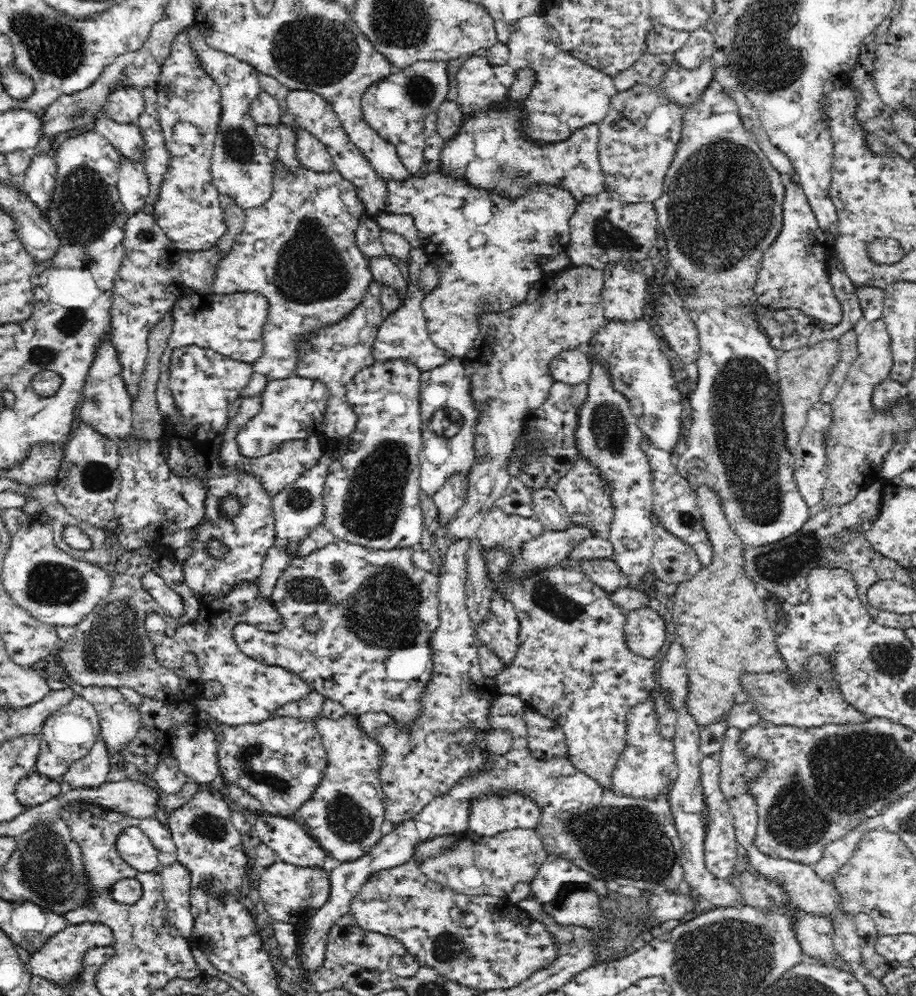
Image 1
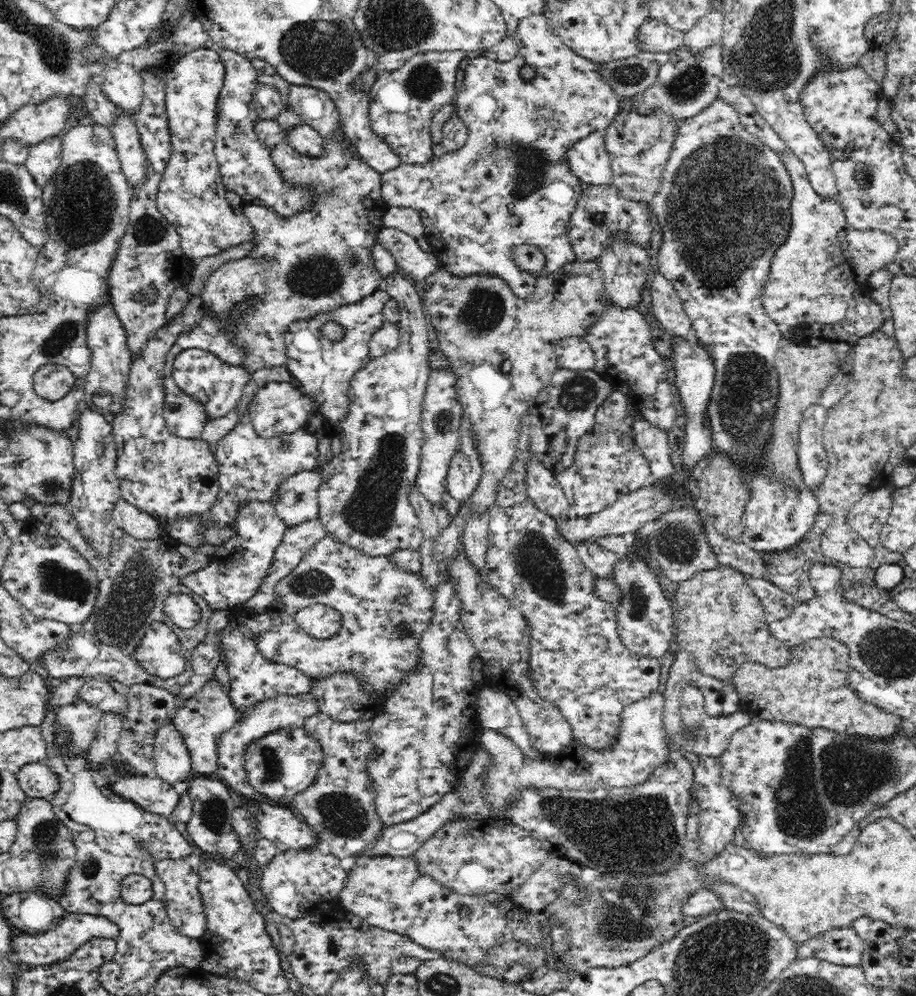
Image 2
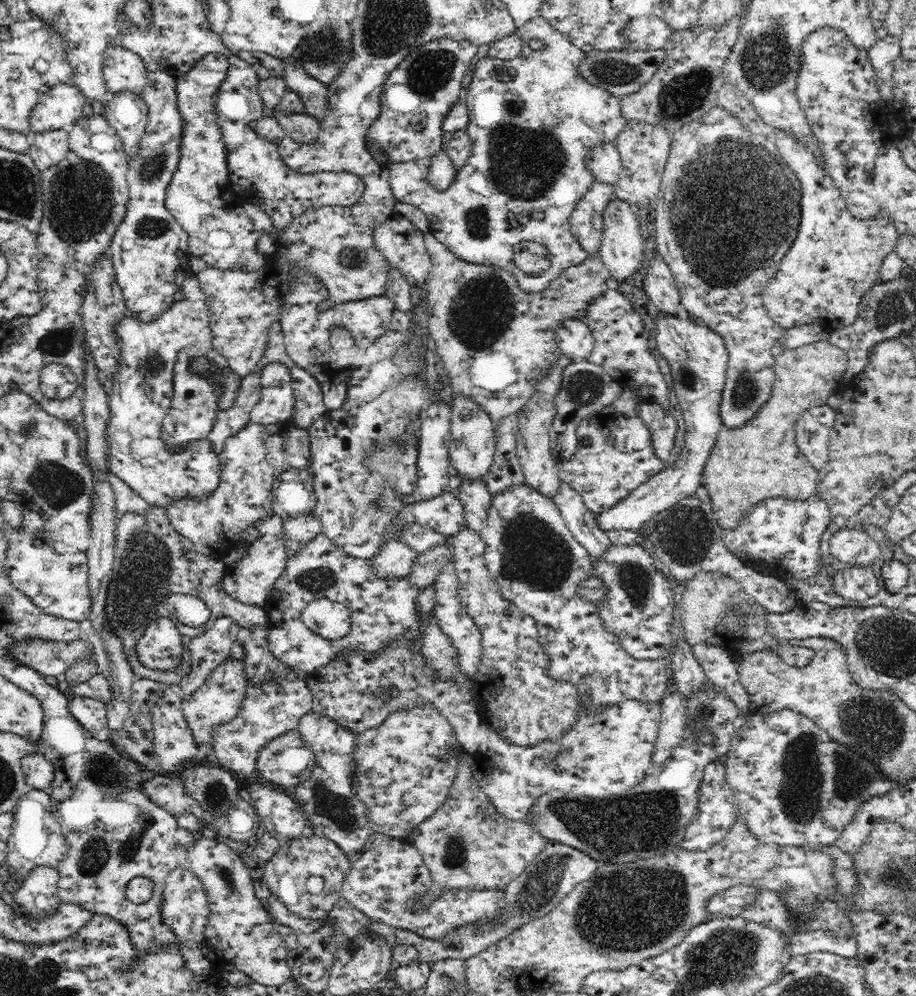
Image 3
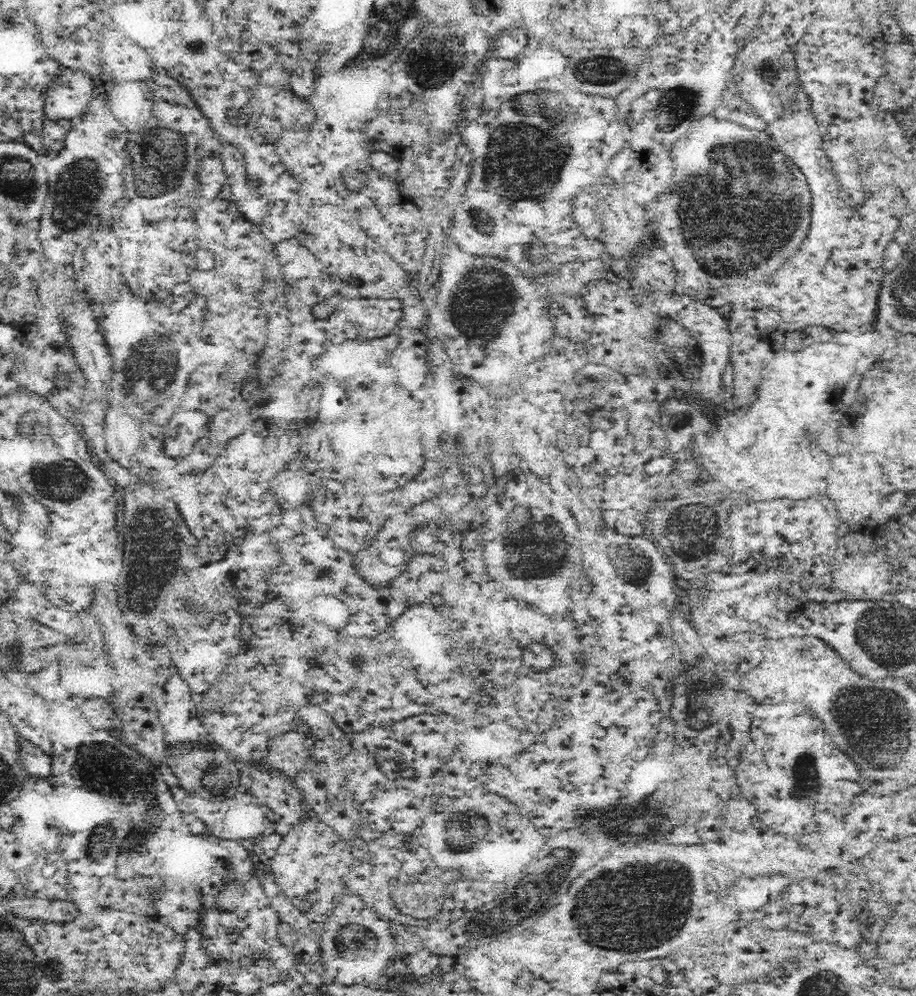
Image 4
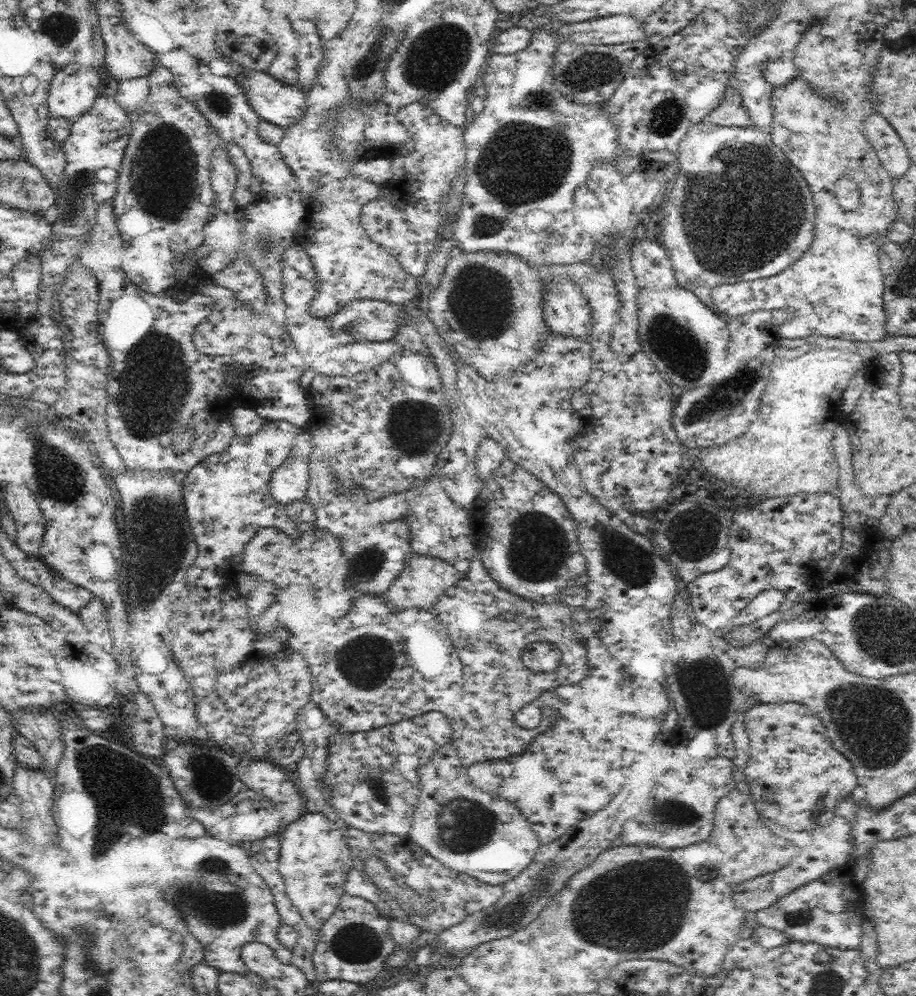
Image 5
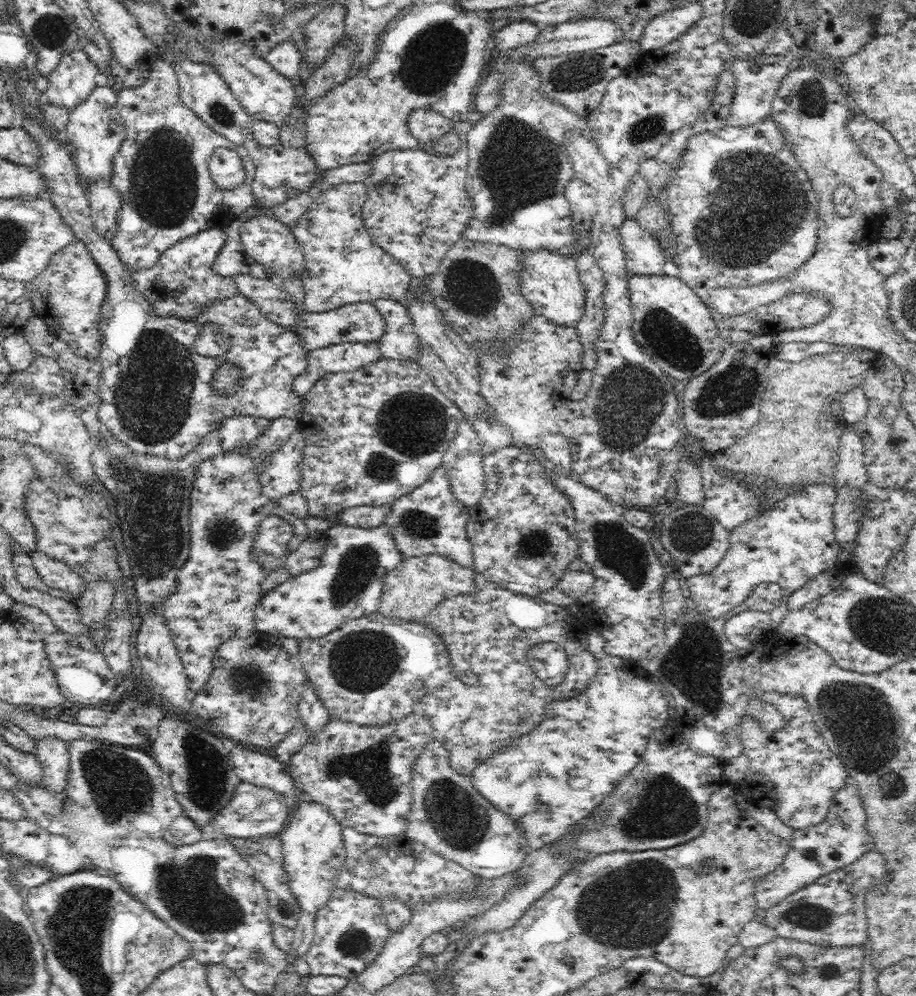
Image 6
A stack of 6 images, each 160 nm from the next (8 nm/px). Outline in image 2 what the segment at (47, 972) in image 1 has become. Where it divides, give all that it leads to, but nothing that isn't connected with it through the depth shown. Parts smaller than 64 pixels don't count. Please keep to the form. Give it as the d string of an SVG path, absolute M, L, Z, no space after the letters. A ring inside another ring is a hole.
M65 911L64 916L56 926L46 931L22 931L21 934L11 935L12 955L17 960L28 963L46 963L53 959L68 958L78 947L83 946L93 935L103 935L104 938L118 938L120 929L118 923L105 916L76 911Z

